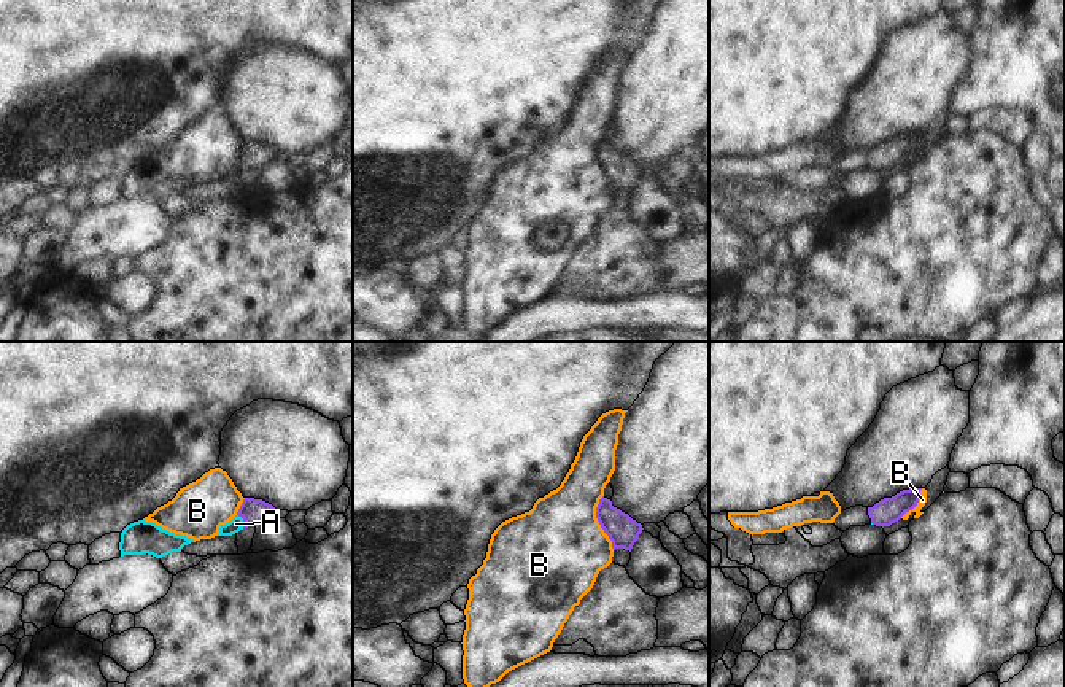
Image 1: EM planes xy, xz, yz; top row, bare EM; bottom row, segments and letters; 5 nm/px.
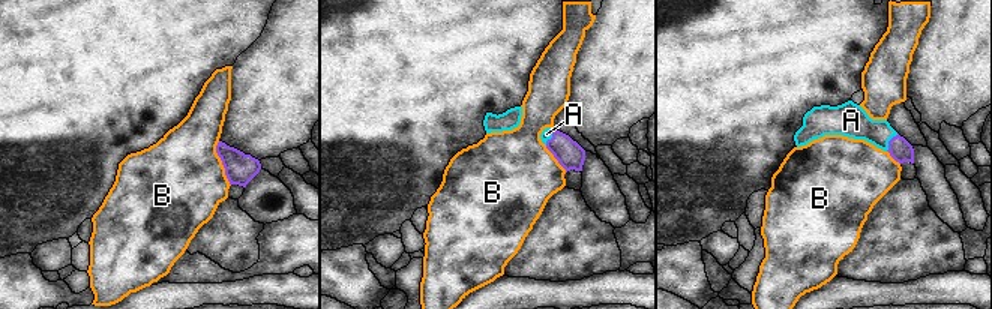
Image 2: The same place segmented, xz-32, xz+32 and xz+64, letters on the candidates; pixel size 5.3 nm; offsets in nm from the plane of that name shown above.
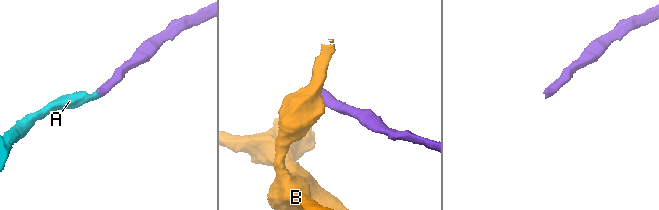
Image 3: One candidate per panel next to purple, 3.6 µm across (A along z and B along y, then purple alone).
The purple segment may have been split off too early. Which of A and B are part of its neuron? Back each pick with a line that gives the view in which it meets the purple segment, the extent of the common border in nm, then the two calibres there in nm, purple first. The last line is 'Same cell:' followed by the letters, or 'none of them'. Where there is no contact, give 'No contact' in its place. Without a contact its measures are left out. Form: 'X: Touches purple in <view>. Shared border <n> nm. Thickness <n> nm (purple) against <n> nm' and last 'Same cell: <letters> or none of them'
A: Touches purple in xy. Shared border 80 nm. Thickness 130 nm (purple) against 70 nm
Same cell: A

